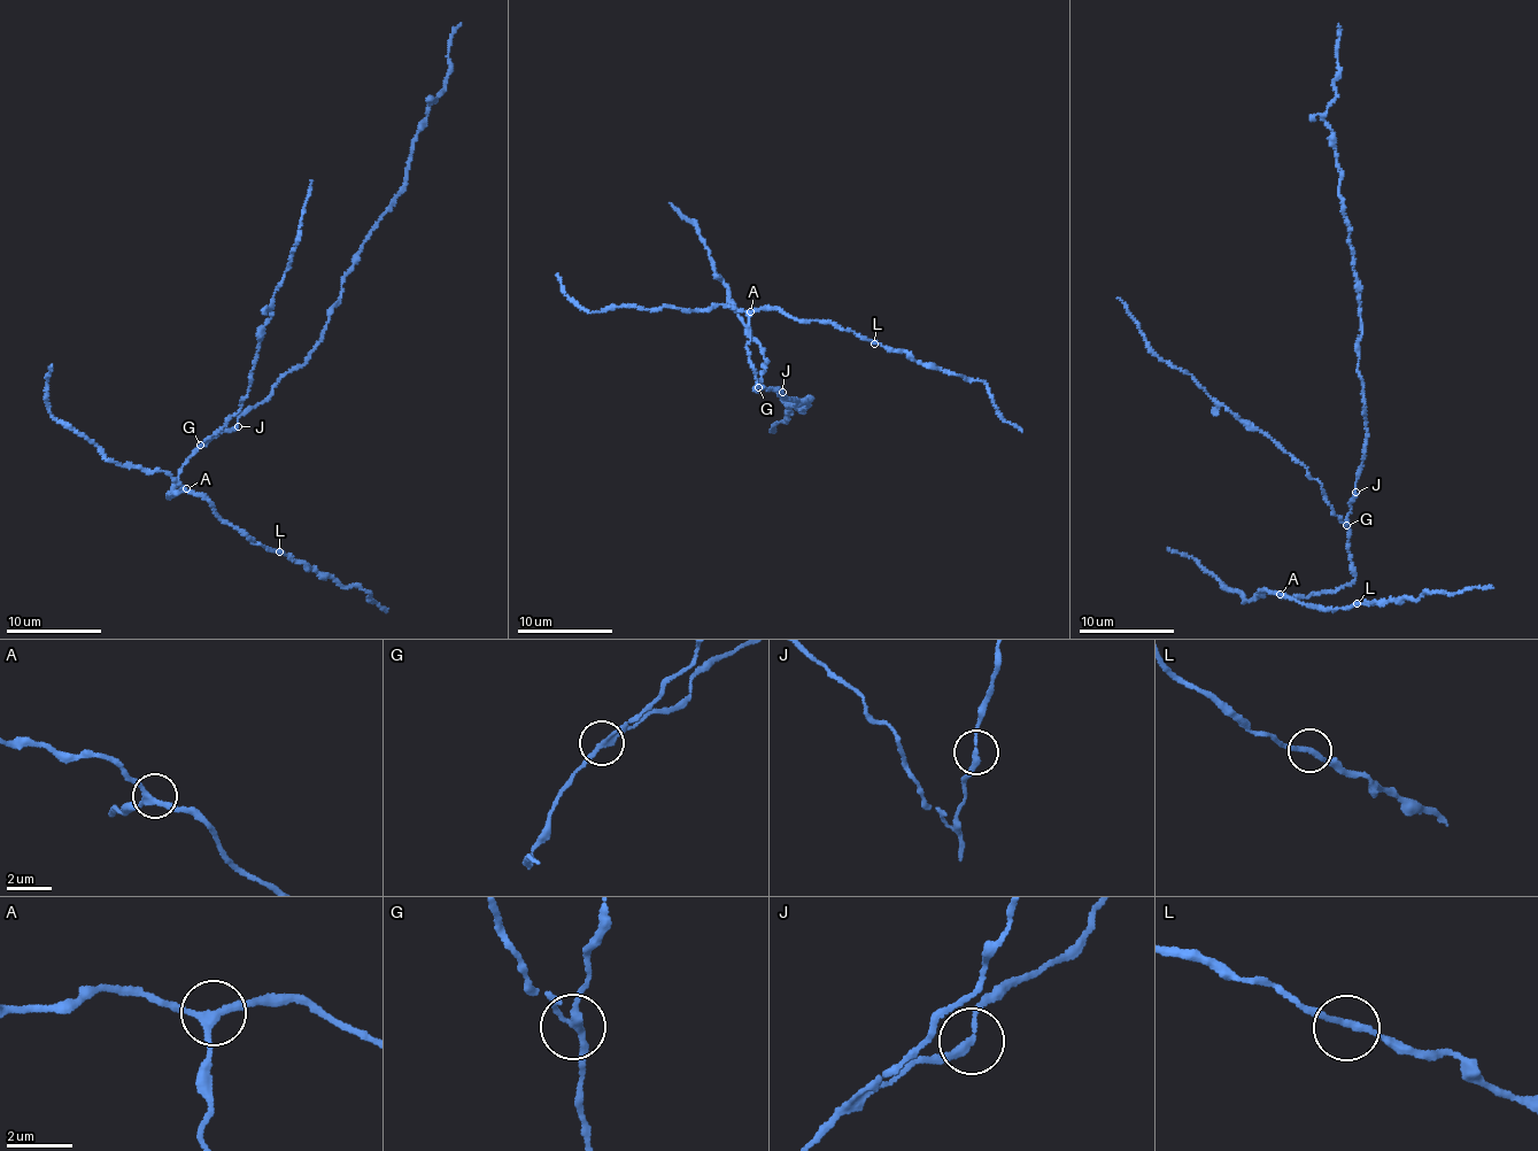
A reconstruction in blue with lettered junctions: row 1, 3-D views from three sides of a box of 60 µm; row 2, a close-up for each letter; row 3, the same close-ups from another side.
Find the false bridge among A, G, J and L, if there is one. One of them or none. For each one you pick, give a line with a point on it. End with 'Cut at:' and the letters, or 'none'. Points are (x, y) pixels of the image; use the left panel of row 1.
G: at (200, 445)
Cut at: G

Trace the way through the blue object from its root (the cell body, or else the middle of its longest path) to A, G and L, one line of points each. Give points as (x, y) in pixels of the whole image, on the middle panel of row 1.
A: (780, 391), (763, 386), (755, 389), (760, 388), (758, 391), (747, 345), (750, 339), (750, 311)
G: (780, 391), (758, 386)
L: (780, 391), (755, 389), (760, 388), (747, 345), (748, 316), (755, 310), (826, 322), (874, 344)

